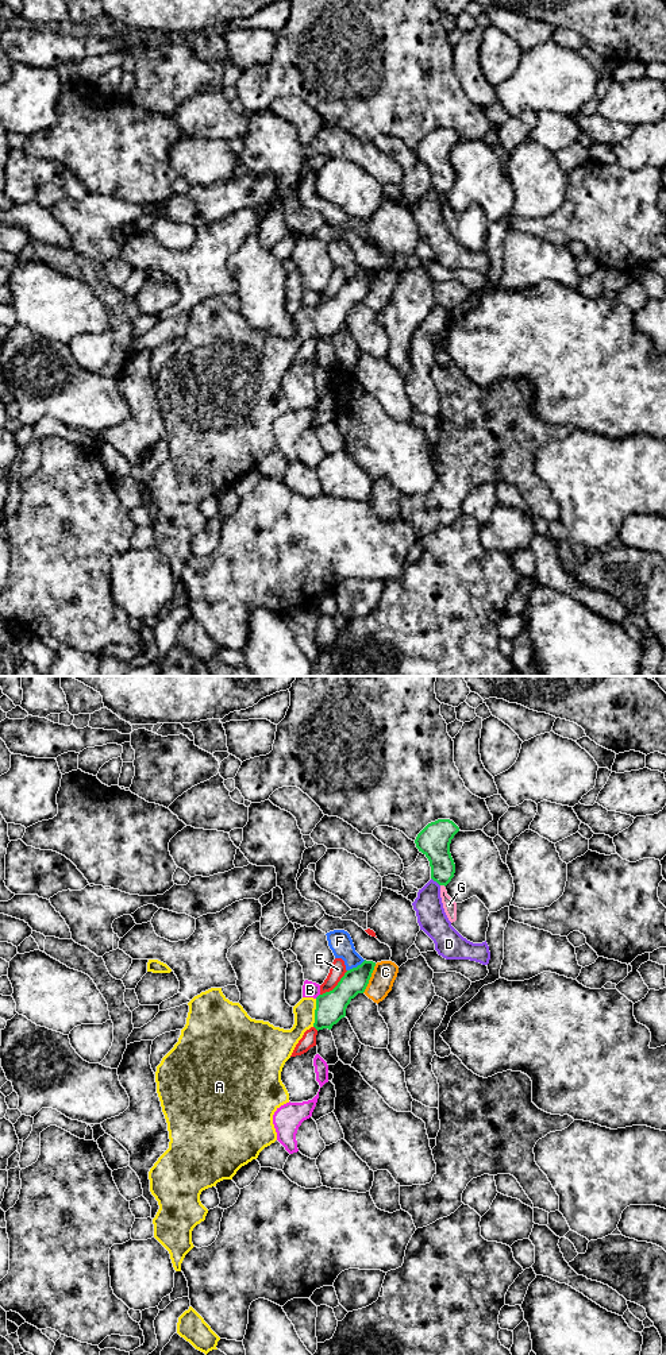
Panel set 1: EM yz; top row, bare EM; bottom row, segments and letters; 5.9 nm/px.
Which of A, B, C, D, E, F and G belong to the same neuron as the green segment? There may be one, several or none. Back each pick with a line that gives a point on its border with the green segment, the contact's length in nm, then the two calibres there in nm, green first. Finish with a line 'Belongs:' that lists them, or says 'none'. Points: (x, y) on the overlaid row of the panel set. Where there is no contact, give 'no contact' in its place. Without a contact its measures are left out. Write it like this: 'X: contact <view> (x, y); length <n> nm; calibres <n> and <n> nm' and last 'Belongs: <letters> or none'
A: contact yz (315, 1012); length 170 nm; calibres 180 and 140 nm
Belongs: A

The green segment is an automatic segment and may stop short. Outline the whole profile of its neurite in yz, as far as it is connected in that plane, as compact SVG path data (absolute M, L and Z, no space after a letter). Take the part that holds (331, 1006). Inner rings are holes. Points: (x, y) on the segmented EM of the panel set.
M363 961L344 973L338 985L323 995L303 997L294 1007L294 1024L290 1030L274 1027L269 1022L251 1019L239 1003L230 1001L222 988L211 988L195 996L189 1003L186 1024L174 1047L157 1066L155 1082L169 1131L169 1149L149 1171L150 1192L159 1209L153 1219L154 1238L169 1251L173 1267L181 1271L185 1255L195 1247L193 1228L205 1220L208 1209L201 1204L203 1190L216 1186L223 1180L232 1180L236 1171L257 1159L259 1153L277 1140L273 1124L274 1112L289 1103L289 1093L281 1081L281 1072L296 1045L311 1027L317 1031L331 1030L342 1018L350 1001L363 993L376 962Z

